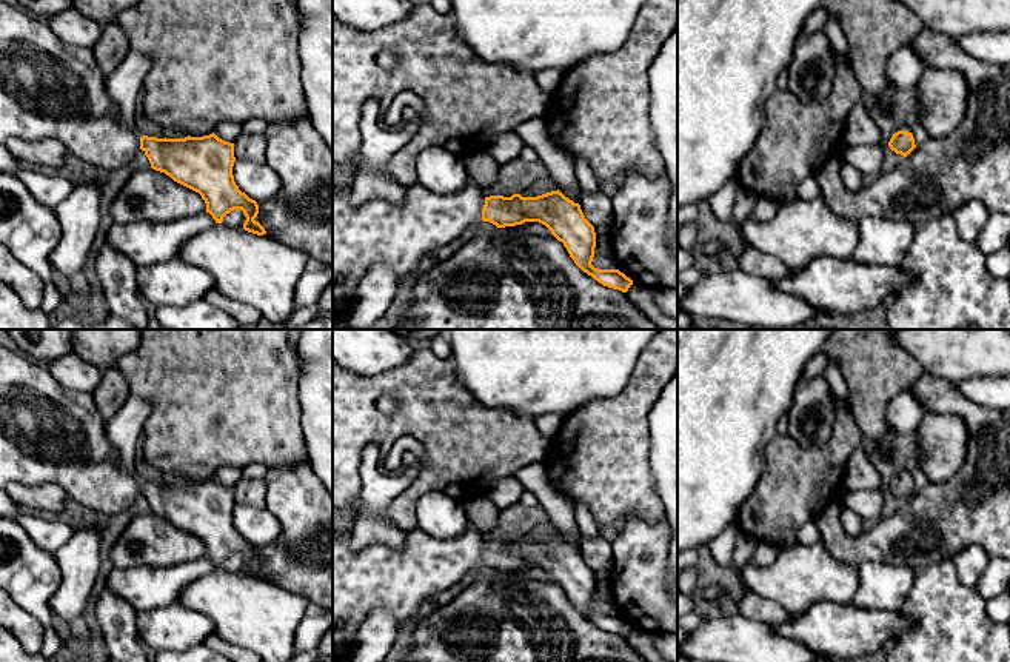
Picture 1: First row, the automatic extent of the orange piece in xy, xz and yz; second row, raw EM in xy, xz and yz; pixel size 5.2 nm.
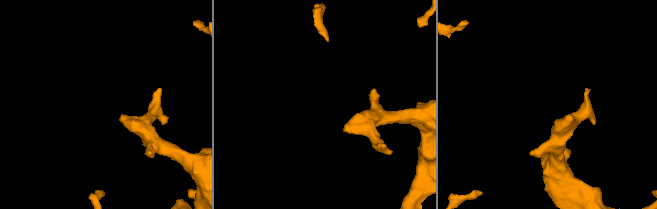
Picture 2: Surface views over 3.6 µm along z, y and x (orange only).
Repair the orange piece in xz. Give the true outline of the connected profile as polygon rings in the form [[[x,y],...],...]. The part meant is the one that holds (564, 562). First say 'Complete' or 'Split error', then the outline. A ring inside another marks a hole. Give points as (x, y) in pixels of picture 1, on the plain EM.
Split error. [[[468,523],[463,534],[450,539],[437,539],[414,528],[405,534],[402,550],[374,543],[354,551],[351,533],[339,536],[333,531],[333,660],[351,656],[359,628],[373,610],[390,611],[396,620],[397,634],[406,634],[428,597],[446,591],[459,583],[470,570],[482,565],[497,573],[539,567],[564,588],[574,608],[594,625],[622,637],[633,630],[633,625],[619,614],[597,614],[591,610],[596,593],[594,571],[585,563],[580,550],[559,534],[537,542],[522,542],[520,539],[487,542],[483,534],[473,523]]]

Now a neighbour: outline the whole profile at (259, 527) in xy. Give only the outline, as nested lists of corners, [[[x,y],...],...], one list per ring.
[[[236,503],[232,520],[239,534],[257,547],[274,543],[280,533],[279,520],[266,508]]]

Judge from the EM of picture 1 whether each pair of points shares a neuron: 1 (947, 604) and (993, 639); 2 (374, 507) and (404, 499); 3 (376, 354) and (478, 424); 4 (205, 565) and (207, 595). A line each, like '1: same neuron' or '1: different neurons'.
1: same neuron
2: different neurons
3: different neurons
4: different neurons

